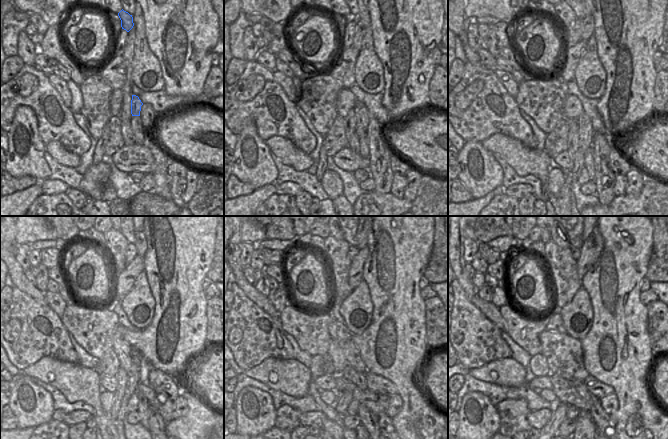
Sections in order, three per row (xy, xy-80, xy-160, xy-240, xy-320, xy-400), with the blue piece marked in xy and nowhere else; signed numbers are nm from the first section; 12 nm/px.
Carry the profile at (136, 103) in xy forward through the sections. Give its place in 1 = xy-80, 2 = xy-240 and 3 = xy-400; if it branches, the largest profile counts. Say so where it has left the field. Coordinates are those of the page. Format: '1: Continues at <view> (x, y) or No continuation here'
1: Continues at xy-80 (362, 116)
2: Continues at xy-240 (133, 378)
3: Continues at xy-400 (558, 415).

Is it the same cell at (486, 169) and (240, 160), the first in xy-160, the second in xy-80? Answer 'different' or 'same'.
same

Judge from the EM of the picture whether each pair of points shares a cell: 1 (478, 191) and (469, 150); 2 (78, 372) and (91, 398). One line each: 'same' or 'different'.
1: same
2: same

